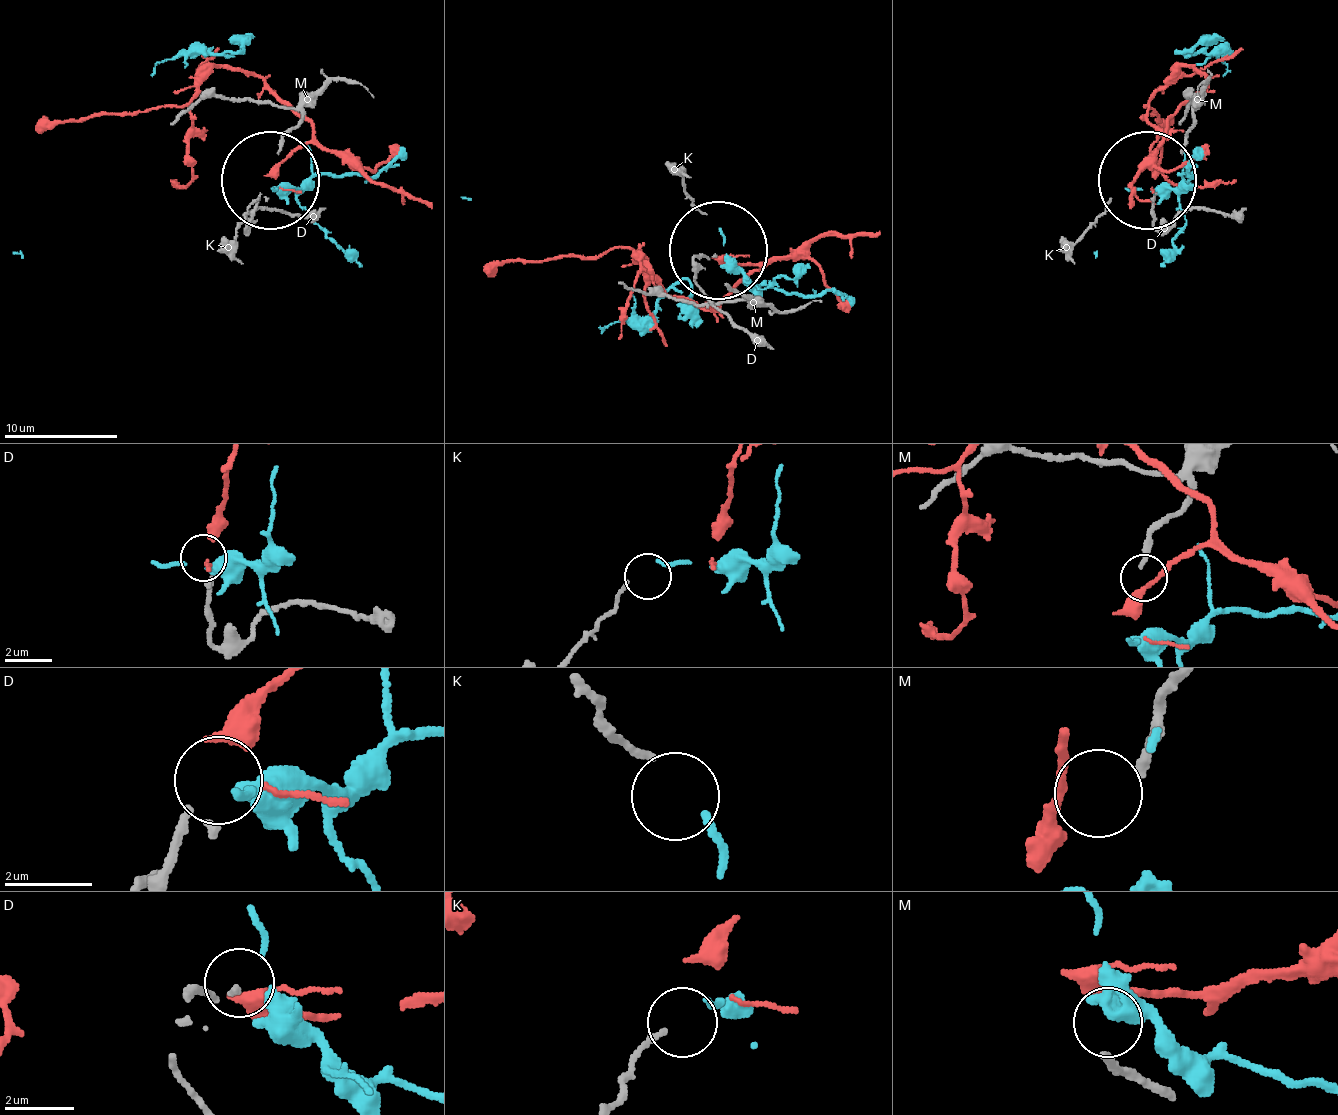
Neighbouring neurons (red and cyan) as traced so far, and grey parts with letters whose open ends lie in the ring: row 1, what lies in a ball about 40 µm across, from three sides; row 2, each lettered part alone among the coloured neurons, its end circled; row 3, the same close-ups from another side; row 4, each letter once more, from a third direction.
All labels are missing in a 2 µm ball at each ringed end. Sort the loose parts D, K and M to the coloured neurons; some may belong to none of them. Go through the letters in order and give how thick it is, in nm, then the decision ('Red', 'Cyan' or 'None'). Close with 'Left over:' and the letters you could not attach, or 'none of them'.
D: Thickness 220 nm. Red
K: Thickness 160 nm. Cyan
M: Thickness 200 nm. None
Left over: M

